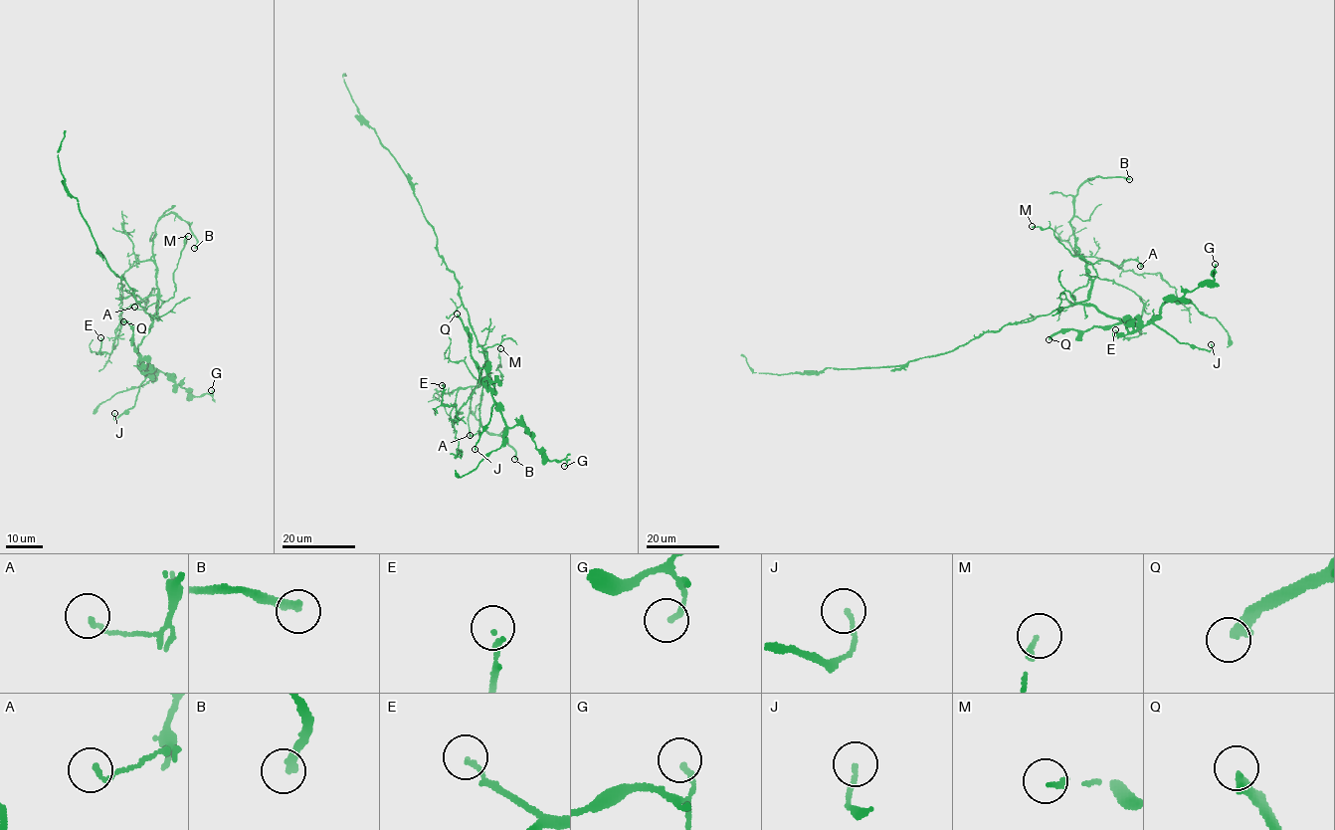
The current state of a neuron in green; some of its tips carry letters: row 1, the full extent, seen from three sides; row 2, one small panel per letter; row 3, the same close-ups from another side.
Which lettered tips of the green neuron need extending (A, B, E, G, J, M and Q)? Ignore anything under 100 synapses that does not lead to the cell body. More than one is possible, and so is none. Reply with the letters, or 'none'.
B

